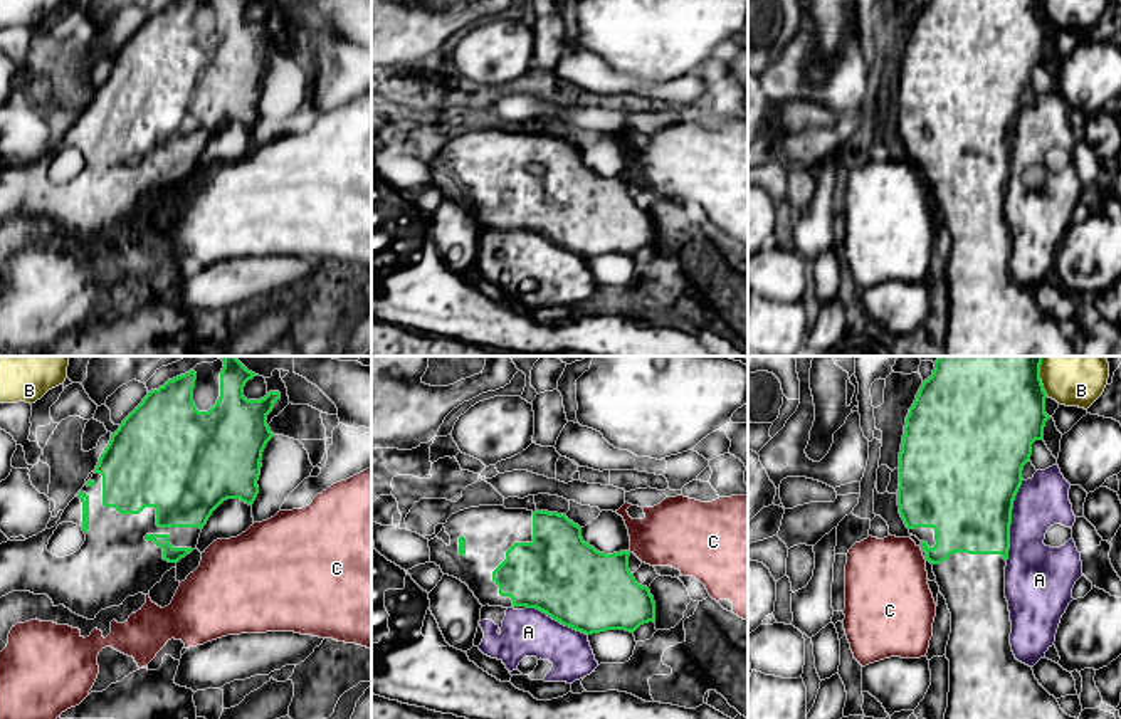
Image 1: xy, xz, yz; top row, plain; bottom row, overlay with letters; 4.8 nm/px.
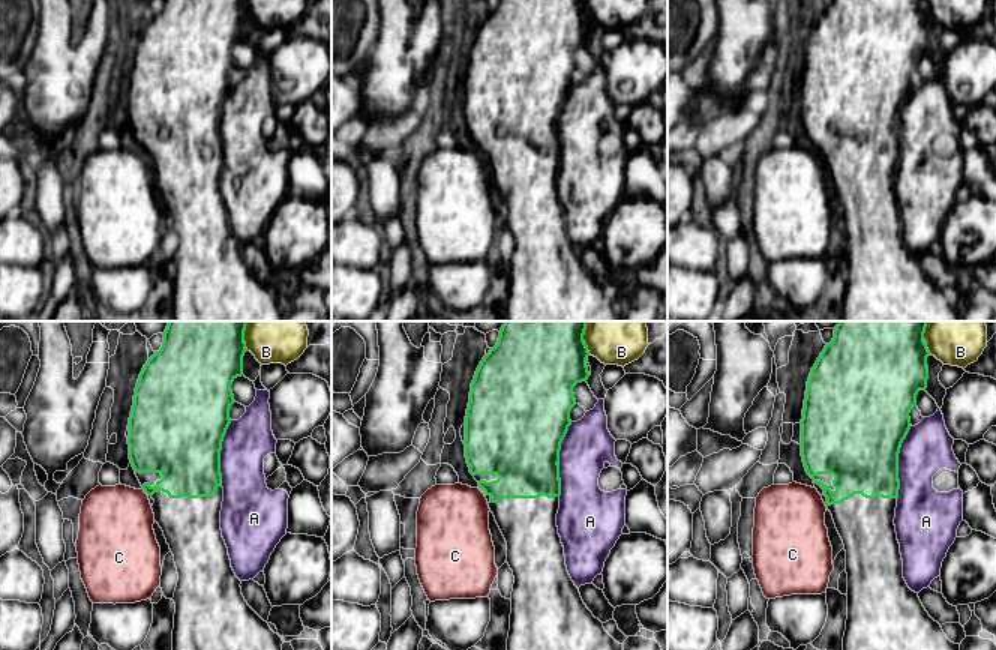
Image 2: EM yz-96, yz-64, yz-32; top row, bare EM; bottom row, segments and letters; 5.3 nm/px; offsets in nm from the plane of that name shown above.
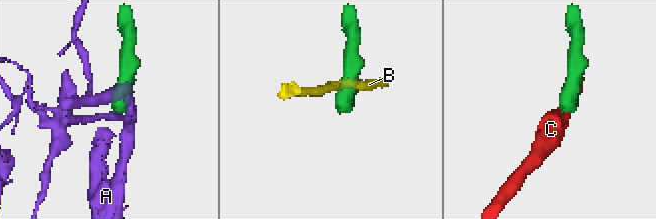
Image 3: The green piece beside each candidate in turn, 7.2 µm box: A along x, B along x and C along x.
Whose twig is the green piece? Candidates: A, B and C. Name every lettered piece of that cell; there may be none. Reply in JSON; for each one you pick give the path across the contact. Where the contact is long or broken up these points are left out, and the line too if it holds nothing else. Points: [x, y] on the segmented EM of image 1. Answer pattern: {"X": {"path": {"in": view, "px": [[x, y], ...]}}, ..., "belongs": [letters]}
{"belongs": []}

